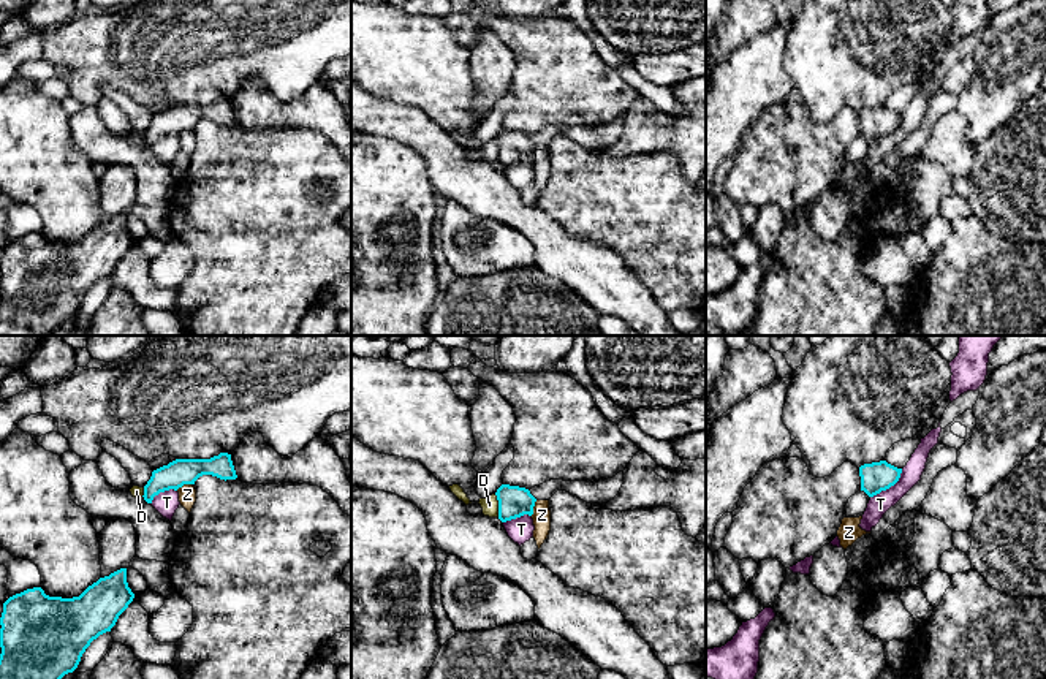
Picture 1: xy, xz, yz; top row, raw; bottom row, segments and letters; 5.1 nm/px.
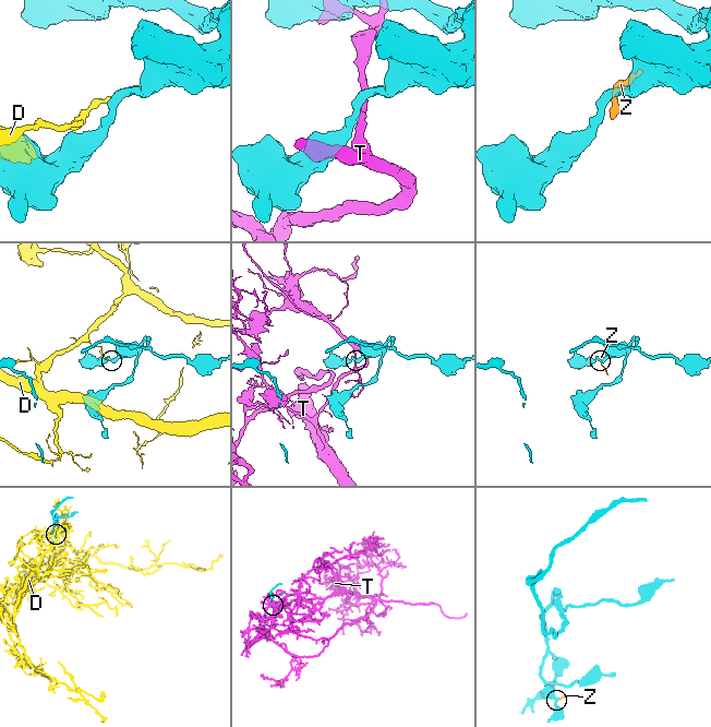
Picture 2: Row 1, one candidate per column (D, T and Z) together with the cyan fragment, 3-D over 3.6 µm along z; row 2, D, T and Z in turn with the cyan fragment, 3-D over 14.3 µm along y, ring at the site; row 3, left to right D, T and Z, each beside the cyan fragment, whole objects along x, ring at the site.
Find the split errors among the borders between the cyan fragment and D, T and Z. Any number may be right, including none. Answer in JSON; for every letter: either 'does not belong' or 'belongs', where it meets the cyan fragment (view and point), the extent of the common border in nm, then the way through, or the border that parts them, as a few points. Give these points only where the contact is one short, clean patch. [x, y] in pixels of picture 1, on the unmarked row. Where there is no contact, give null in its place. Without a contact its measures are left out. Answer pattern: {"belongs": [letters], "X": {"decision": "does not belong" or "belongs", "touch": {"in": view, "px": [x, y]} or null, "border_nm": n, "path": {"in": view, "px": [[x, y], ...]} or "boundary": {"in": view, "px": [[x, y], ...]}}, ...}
{"belongs": [], "D": {"decision": "does not belong", "touch": {"in": "xz", "px": [499, 151]}, "border_nm": 120, "boundary": {"in": "xz", "px": [[494, 140], [499, 149], [499, 162]]}}, "T": {"decision": "does not belong", "touch": {"in": "yz", "px": [890, 132]}, "border_nm": 220}, "Z": {"decision": "does not belong", "touch": {"in": "xy", "px": [184, 128]}, "border_nm": 90, "boundary": {"in": "xy", "px": [[192, 128], [184, 128], [176, 135]]}}}

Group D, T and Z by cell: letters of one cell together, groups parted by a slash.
D / T / Z

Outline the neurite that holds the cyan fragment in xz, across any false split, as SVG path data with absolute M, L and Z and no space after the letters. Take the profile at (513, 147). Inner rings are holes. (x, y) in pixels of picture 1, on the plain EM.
M502 130L495 141L498 146L498 165L502 168L521 163L524 160L533 160L536 144L525 133Z

